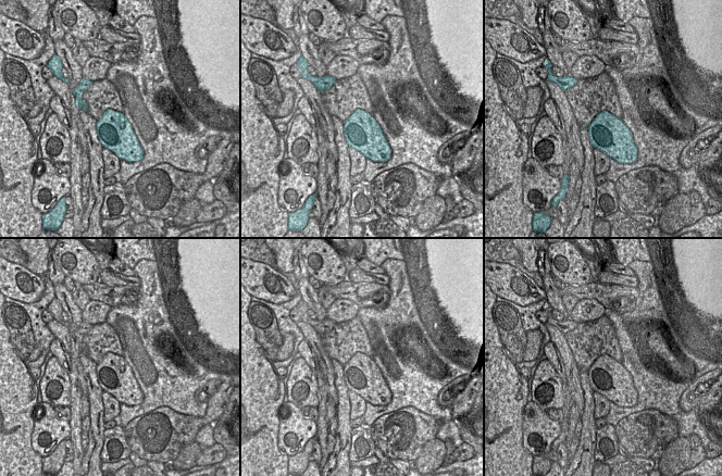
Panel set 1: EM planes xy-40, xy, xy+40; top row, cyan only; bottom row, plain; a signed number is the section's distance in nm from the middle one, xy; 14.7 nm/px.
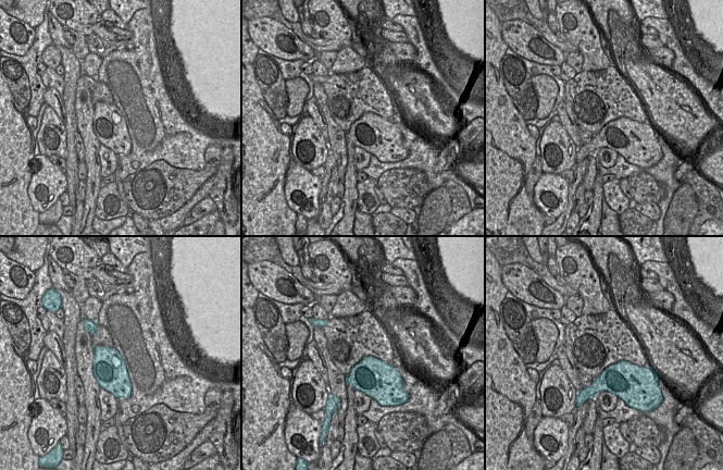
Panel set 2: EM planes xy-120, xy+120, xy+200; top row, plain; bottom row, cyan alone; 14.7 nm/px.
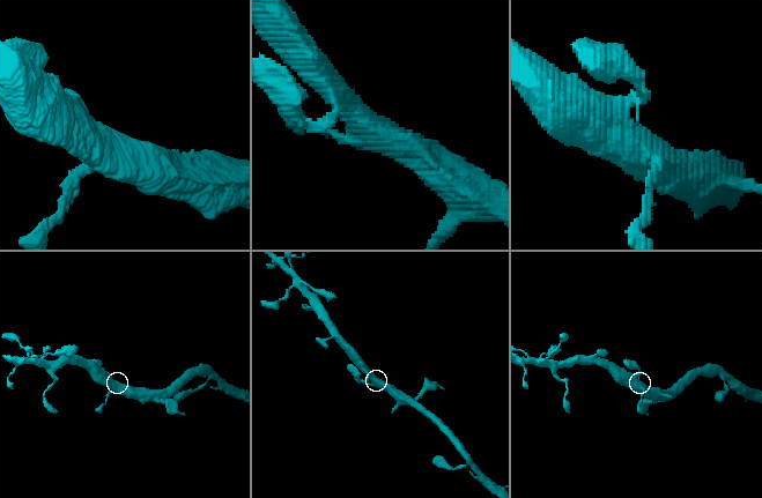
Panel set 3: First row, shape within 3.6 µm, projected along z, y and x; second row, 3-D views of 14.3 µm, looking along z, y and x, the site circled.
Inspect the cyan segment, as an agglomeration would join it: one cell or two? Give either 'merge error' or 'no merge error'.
no merge error

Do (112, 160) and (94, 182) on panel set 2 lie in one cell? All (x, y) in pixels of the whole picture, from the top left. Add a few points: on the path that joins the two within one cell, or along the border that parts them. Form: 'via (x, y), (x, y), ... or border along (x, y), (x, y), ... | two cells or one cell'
border along (98, 149), (100, 175), (102, 177) | two cells

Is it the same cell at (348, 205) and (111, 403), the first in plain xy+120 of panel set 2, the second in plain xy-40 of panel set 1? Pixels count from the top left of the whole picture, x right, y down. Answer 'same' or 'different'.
different

